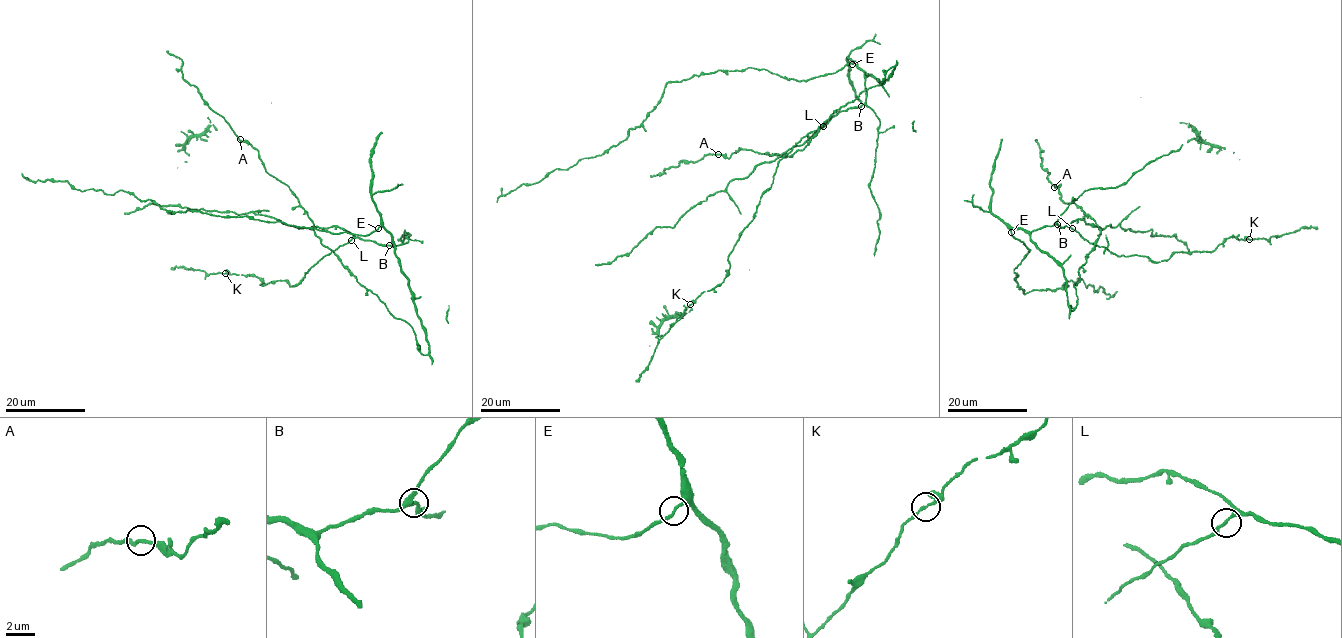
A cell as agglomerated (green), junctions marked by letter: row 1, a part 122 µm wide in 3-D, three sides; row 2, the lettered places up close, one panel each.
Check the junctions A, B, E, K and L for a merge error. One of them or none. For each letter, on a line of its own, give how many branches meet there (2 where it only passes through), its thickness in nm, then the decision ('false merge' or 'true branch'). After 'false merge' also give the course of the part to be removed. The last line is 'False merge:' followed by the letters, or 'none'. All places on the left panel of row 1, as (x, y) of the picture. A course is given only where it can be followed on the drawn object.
A: branches 2; calibre 200 nm; true branch
B: branches 2; calibre 190 nm; true branch
E: branches 2; calibre 190 nm; true branch
K: branches 2; calibre 170 nm; true branch
L: branches 2; calibre 200 nm; true branch
False merge: none

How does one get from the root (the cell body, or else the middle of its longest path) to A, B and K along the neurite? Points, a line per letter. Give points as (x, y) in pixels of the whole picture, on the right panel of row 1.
A: (1024, 231), (1058, 224), (1063, 228), (1079, 219), (1095, 224), (1081, 207), (1063, 202), (1060, 185), (1054, 187)
B: (1024, 231), (1032, 232), (1057, 224)
K: (1024, 231), (1067, 226), (1118, 256), (1136, 254), (1156, 262), (1176, 252), (1212, 251), (1232, 237), (1249, 240)

